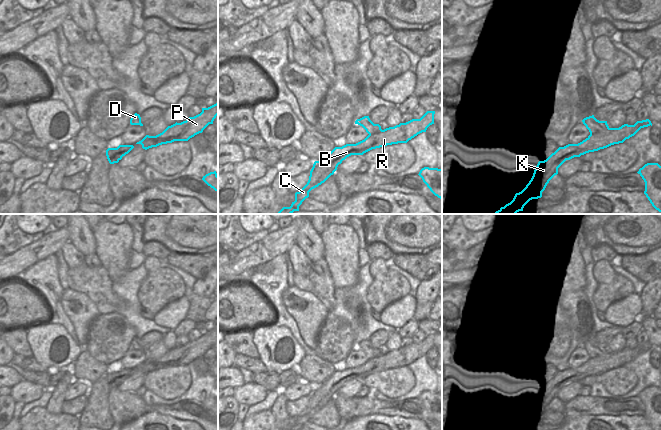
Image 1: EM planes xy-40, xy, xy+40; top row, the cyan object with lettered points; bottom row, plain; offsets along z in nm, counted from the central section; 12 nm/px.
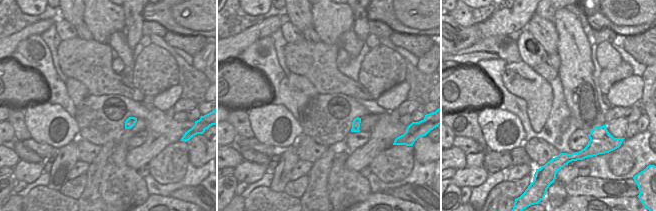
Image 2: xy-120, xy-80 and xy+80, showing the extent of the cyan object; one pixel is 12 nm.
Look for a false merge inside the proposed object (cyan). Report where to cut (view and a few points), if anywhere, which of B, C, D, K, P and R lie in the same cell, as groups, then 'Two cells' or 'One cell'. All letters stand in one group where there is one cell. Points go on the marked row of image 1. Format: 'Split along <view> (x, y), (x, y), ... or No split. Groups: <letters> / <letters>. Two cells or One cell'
Split along xy+40 (609, 128), (590, 134). Groups: B C K P R / D. Two cells.

